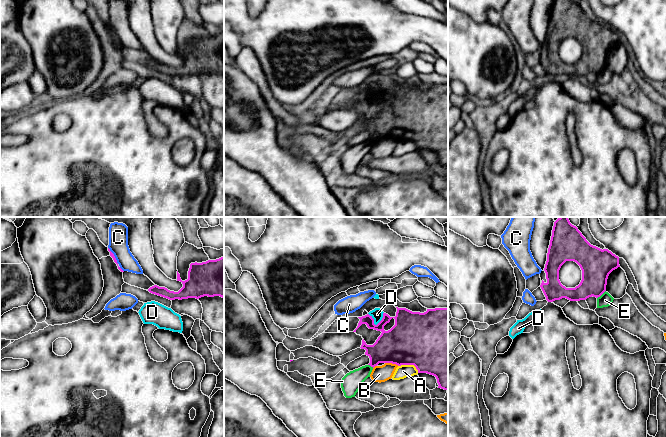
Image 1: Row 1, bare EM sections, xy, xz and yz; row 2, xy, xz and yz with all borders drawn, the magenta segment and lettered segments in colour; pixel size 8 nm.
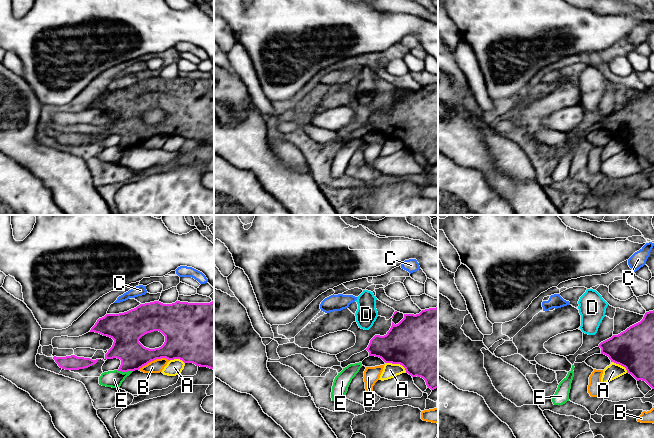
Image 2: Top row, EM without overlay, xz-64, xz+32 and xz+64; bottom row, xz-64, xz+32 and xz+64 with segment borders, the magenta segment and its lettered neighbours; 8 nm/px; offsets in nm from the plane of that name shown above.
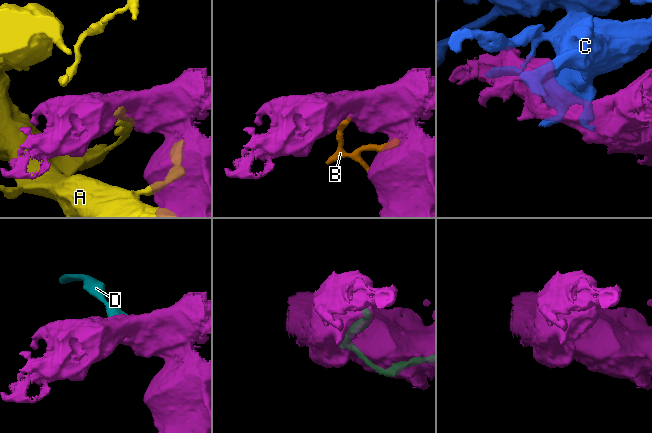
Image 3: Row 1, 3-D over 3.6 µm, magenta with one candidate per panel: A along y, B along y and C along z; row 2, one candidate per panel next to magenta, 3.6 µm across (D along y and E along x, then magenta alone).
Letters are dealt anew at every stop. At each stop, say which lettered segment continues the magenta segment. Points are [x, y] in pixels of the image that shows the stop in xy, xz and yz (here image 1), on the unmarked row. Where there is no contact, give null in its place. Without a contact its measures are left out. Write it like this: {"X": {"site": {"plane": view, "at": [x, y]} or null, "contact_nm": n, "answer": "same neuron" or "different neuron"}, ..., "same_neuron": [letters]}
{"A": {"site": {"plane": "xz", "at": [409, 140]}, "contact_nm": 180, "answer": "different neuron"}, "B": {"site": {"plane": "xz", "at": [392, 139]}, "contact_nm": 110, "answer": "different neuron"}, "C": {"site": {"plane": "xy", "at": [113, 31]}, "contact_nm": 160, "answer": "different neuron"}, "D": {"site": {"plane": "xz", "at": [373, 99]}, "contact_nm": 130, "answer": "different neuron"}, "E": {"site": {"plane": "yz", "at": [601, 70]}, "contact_nm": 100, "answer": "different neuron"}, "same_neuron": []}

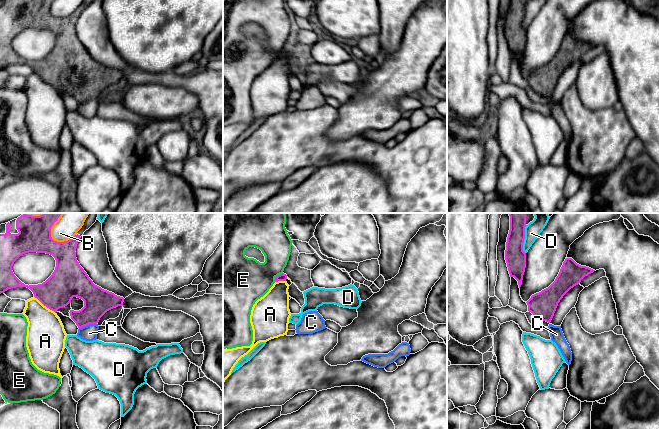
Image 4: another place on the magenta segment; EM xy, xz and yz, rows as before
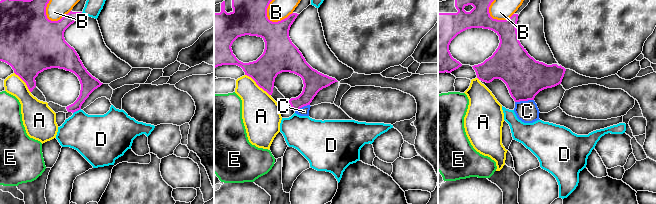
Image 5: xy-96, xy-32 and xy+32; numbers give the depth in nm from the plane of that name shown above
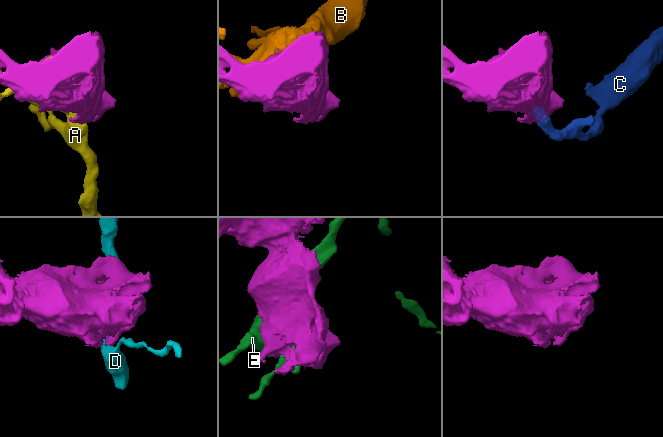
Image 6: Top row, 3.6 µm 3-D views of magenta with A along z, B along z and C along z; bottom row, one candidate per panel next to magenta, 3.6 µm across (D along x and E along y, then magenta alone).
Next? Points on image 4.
{"A": {"site": {"plane": "xy", "at": [45, 81]}, "contact_nm": 220, "answer": "different neuron"}, "B": {"site": {"plane": "xy", "at": [59, 18]}, "contact_nm": 220, "answer": "different neuron"}, "C": {"site": {"plane": "xy", "at": [87, 100]}, "contact_nm": 150, "answer": "different neuron"}, "D": {"site": {"plane": "yz", "at": [524, 14]}, "contact_nm": 240, "answer": "different neuron"}, "E": {"site": {"plane": "xz", "at": [277, 52]}, "contact_nm": 100, "answer": "different neuron"}, "same_neuron": []}

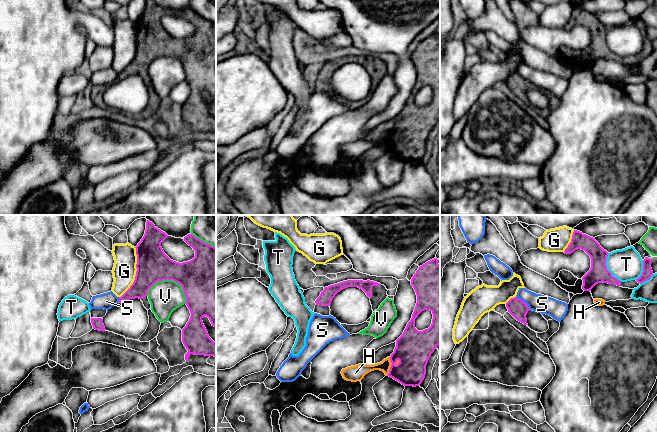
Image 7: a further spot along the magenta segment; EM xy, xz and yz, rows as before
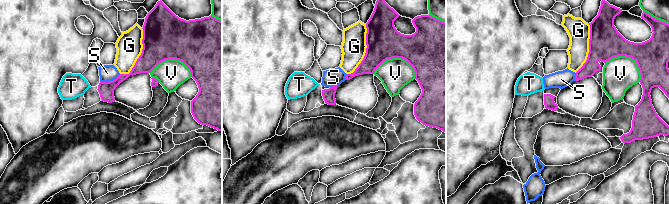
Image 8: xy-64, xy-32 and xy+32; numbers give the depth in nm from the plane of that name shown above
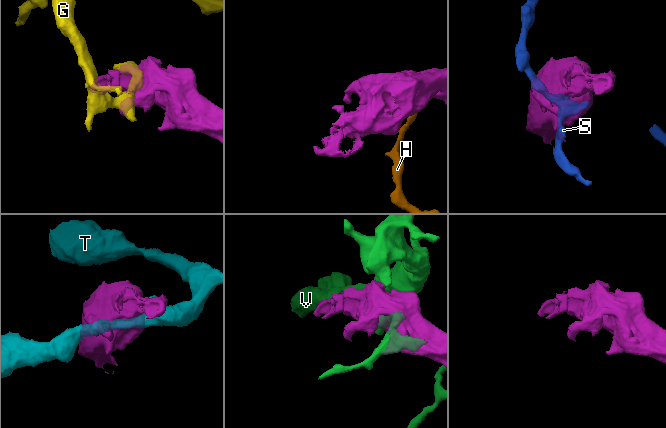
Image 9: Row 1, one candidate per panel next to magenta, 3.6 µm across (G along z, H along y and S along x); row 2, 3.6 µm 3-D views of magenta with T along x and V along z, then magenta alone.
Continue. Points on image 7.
{"G": {"site": {"plane": "xy", "at": [136, 48]}, "contact_nm": 420, "answer": "different neuron"}, "H": {"site": {"plane": "xz", "at": [391, 142]}, "contact_nm": 160, "answer": "different neuron"}, "S": {"site": {"plane": "yz", "at": [524, 78]}, "contact_nm": 160, "answer": "different neuron"}, "T": {"site": {"plane": "yz", "at": [606, 45]}, "contact_nm": 260, "answer": "different neuron"}, "V": {"site": {"plane": "xy", "at": [170, 55]}, "contact_nm": 340, "answer": "different neuron"}, "same_neuron": []}

